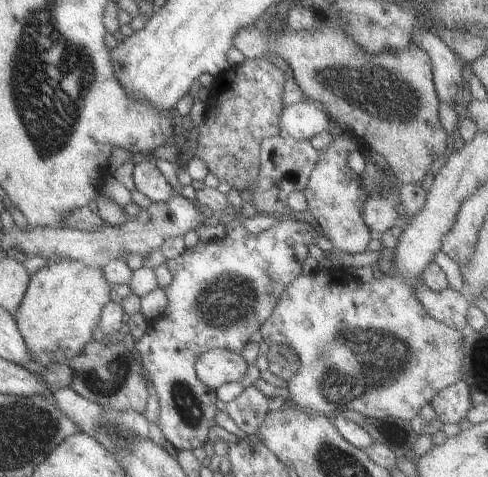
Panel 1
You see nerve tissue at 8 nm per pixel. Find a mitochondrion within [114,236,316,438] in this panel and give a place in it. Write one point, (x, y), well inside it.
(227, 301)

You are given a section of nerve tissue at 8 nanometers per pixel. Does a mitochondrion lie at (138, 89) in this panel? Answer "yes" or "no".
no

